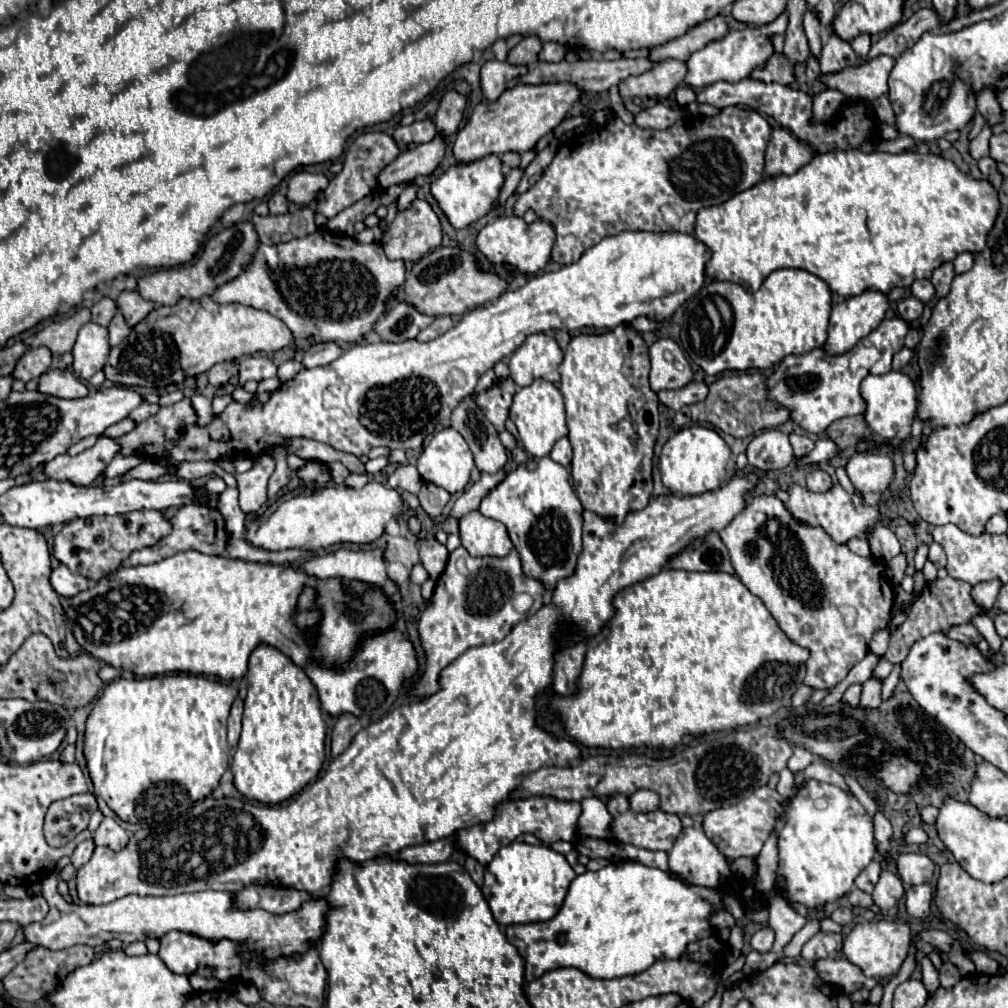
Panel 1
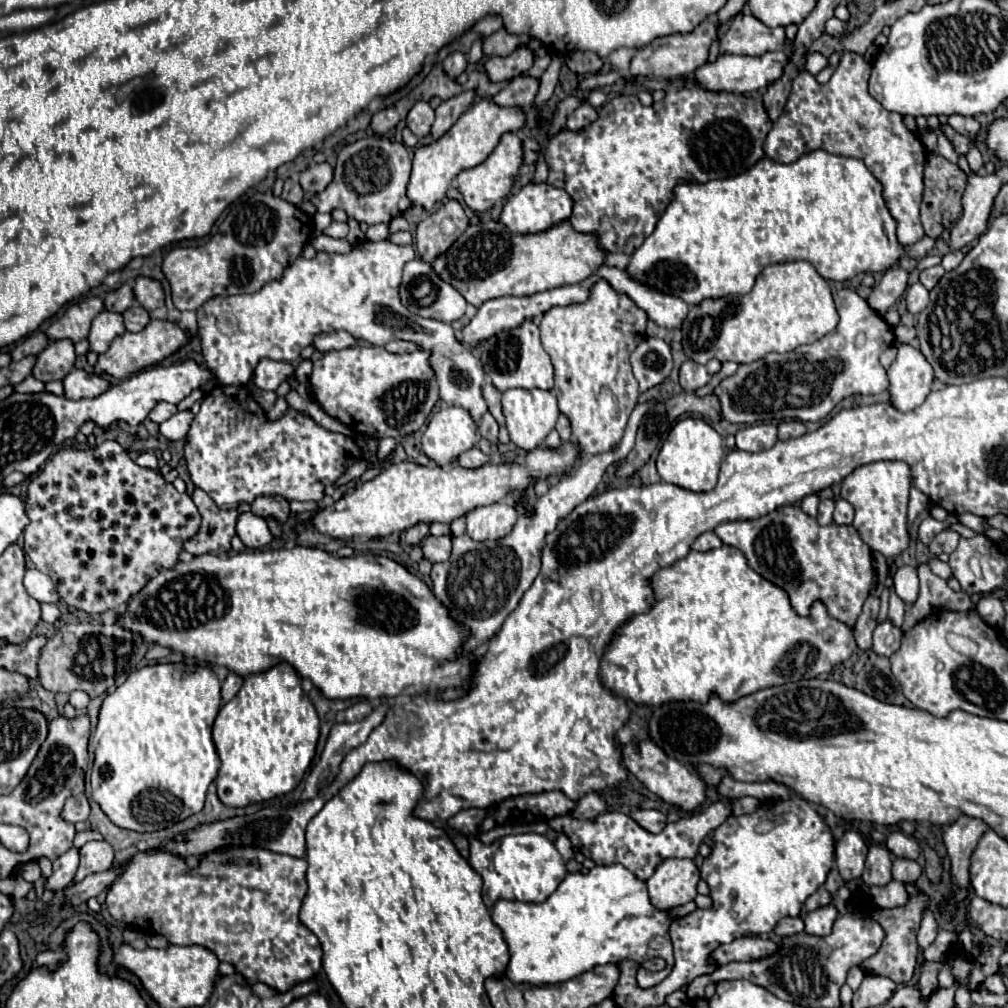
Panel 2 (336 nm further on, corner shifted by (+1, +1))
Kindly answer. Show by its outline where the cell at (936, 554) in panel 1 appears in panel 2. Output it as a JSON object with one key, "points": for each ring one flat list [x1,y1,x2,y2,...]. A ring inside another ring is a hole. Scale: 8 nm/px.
{"points":[[943,530,943,532,939,532,939,534,931,540,929,550,931,550,933,556,939,556,941,552,951,554,951,552,955,550,955,546,959,544,959,538,961,538,961,536,959,536,955,530]]}

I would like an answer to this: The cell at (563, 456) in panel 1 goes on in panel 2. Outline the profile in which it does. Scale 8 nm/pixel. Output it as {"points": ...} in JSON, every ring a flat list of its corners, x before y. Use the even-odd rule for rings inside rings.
{"points":[[561,414,559,416,559,420,557,420,557,432,559,432,559,436,561,436,561,440,563,442,567,442,567,440,571,440,571,426,569,426,569,418,565,416,565,414]]}

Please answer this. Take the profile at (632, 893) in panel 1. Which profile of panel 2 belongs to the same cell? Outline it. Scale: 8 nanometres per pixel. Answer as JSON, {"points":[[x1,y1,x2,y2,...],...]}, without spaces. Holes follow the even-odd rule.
{"points":[[613,864,613,866,595,866,589,872,575,872,567,874,563,882,557,886,557,890,541,904,531,902,517,902,517,900,497,900,493,904,493,922,497,920,497,926,503,932,503,938,509,946,509,964,505,968,505,974,515,984,557,984,567,982,587,970,591,970,597,964,619,964,621,960,635,960,643,962,649,958,663,958,667,966,661,972,643,972,643,978,655,976,655,980,645,980,645,986,653,986,661,982,673,968,673,946,671,938,667,934,671,918,669,912,655,910,649,902,645,882,637,880,625,866]]}

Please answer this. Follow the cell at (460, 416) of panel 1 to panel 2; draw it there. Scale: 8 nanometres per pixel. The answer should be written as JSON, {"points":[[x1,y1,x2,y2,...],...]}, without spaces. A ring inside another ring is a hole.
{"points":[[365,240,347,254,319,252,313,260,299,256,281,280,265,284,259,292,241,296,215,296,197,310,197,338,207,368,215,370,221,384,243,386,249,382,261,358,295,362,299,352,321,332,347,330,357,340,385,346,391,340,407,340,429,352,429,364,439,384,439,398,449,406,461,406,479,422,487,404,481,394,483,366,457,338,447,322,419,318,399,300,403,266,415,258,413,246,397,246,391,240]]}

